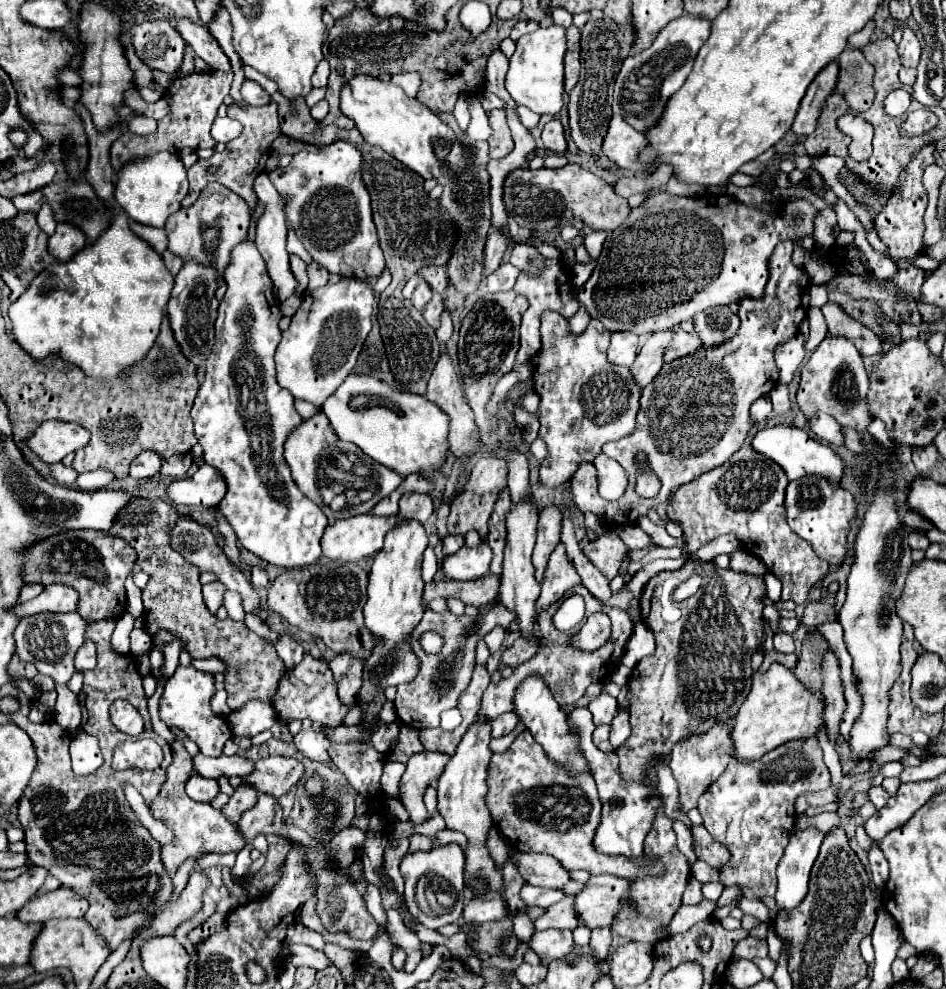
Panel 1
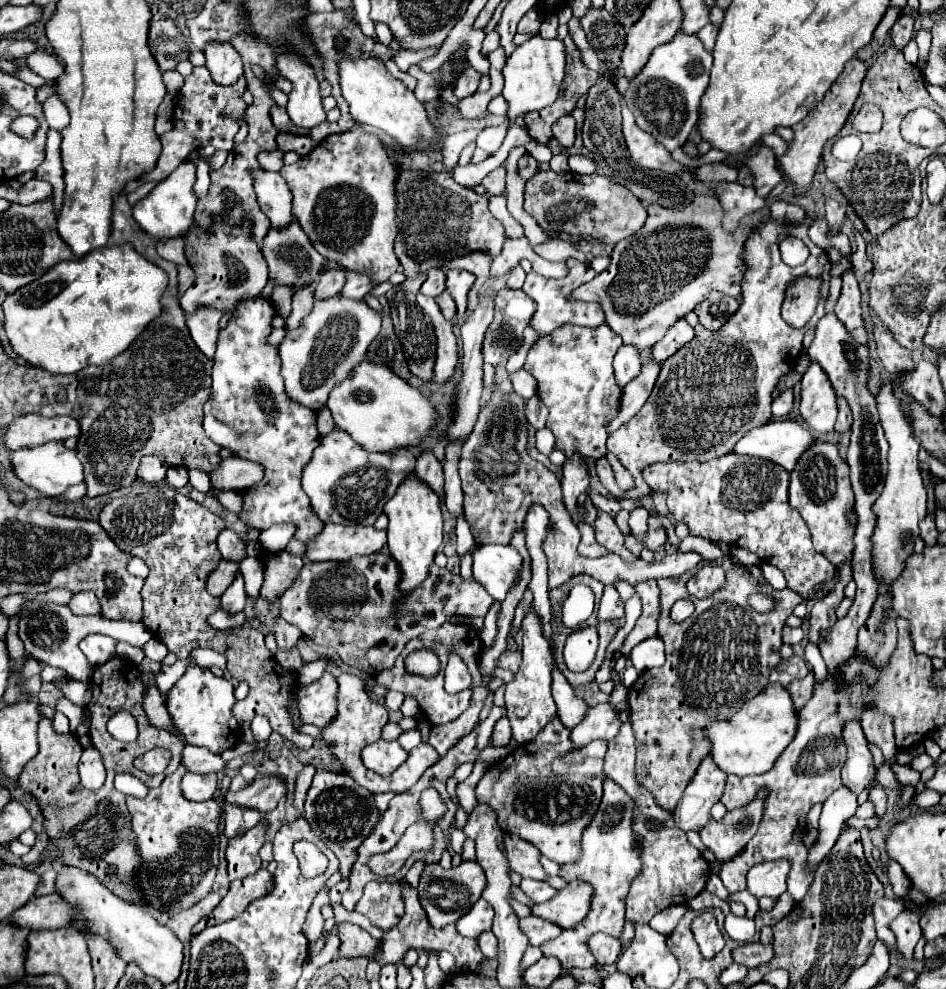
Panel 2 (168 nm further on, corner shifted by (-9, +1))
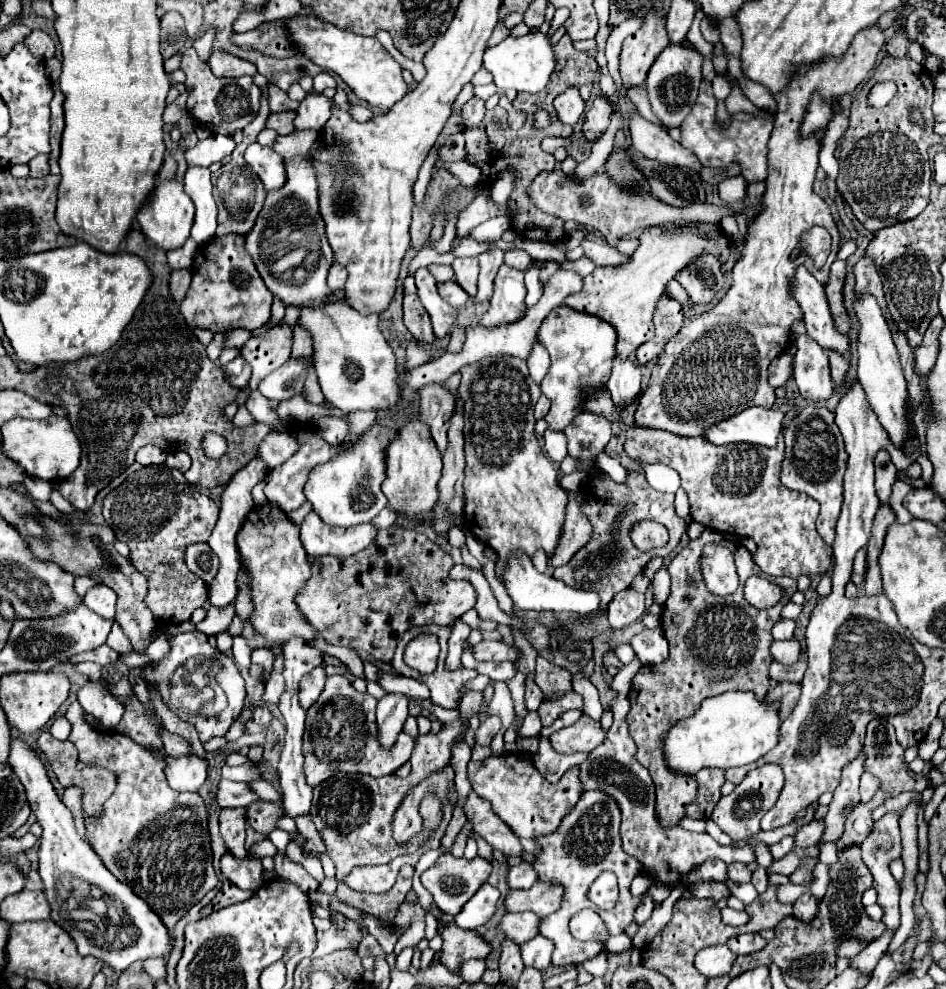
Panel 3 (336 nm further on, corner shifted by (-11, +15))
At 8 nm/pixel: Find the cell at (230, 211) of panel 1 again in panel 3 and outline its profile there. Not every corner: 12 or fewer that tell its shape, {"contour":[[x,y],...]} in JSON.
{"contour":[[245,237],[199,247],[179,309],[189,329],[271,317]]}

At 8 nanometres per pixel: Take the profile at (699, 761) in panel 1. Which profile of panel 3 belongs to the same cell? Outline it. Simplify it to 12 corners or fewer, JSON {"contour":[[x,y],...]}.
{"contour":[[723,769],[695,775],[699,795],[687,817],[709,819],[721,799]]}

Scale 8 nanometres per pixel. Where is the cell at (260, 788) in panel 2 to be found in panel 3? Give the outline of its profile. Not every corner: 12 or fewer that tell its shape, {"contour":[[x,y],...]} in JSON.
{"contour":[[229,779],[217,785],[217,805],[245,807],[259,797]]}

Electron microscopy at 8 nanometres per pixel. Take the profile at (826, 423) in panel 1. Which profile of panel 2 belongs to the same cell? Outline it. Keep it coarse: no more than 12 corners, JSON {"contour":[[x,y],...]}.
{"contour":[[811,363],[801,379],[799,411],[811,429],[833,433],[837,397]]}

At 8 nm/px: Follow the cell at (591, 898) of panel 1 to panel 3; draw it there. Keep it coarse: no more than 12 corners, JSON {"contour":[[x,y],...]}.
{"contour":[[537,881],[509,891],[507,913],[547,917],[559,909],[563,887]]}

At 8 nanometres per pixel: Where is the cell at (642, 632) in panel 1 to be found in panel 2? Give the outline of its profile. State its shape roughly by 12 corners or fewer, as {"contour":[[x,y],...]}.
{"contour":[[661,637],[635,645],[629,659],[639,673],[665,663]]}

